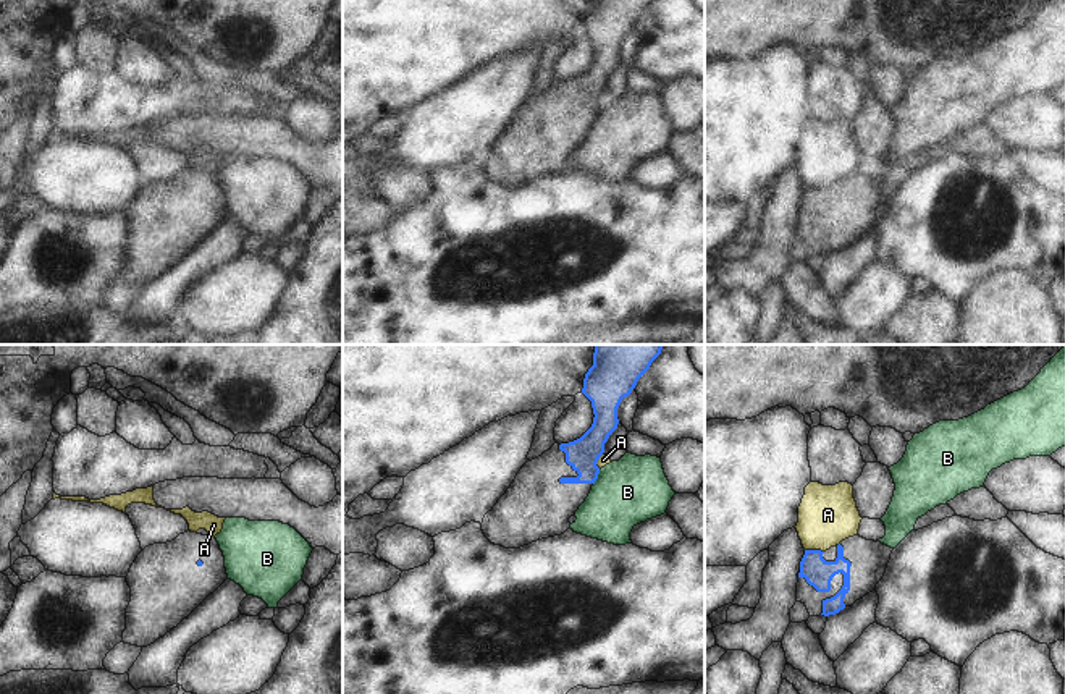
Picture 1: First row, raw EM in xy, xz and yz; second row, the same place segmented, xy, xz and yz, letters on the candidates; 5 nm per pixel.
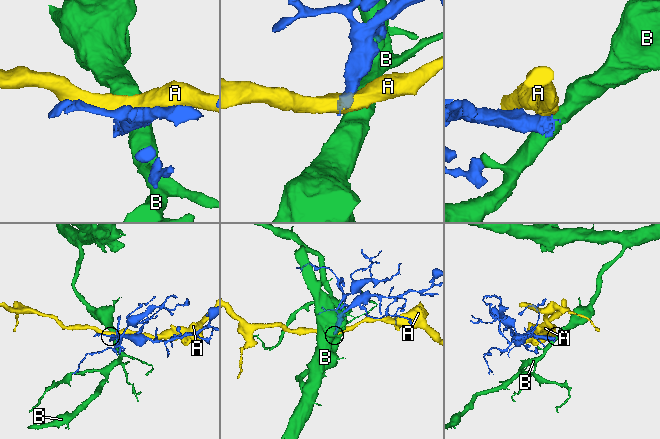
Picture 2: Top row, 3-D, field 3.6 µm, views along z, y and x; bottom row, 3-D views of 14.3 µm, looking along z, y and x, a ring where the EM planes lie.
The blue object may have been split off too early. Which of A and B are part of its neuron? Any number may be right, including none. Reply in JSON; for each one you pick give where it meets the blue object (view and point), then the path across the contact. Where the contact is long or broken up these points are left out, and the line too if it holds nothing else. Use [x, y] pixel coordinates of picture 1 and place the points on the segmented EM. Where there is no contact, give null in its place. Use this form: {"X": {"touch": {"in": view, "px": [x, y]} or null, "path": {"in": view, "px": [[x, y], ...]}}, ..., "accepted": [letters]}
{"accepted": []}

